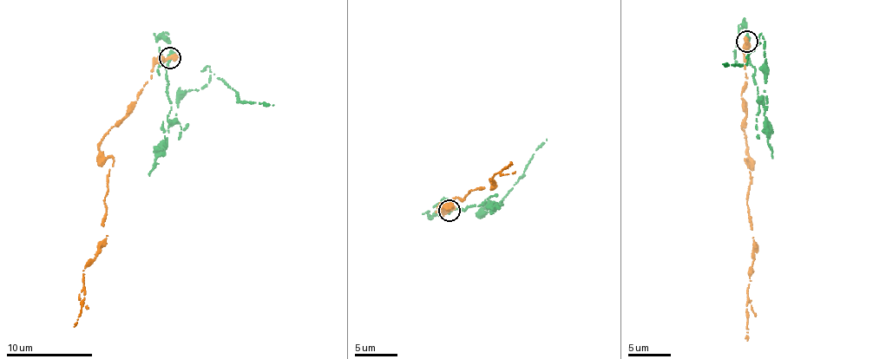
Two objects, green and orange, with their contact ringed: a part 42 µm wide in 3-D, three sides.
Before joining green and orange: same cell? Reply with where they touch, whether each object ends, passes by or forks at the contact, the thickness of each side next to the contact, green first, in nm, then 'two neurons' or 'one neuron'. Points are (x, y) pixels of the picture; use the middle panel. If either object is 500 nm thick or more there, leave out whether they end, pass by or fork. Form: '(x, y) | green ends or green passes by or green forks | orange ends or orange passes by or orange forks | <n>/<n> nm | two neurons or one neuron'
(449, 210) | 480/500 nm | two neurons

